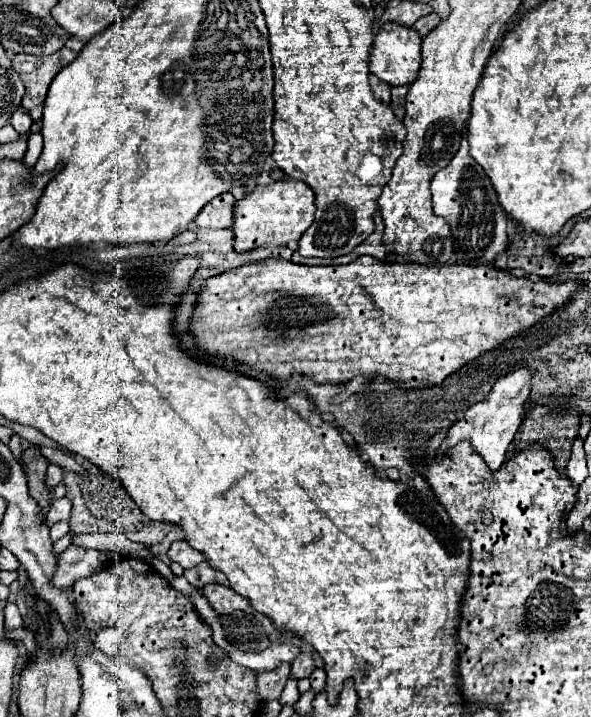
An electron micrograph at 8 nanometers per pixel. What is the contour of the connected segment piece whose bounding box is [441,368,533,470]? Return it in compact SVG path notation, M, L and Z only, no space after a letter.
M519 368L519 370L511 372L511 374L501 376L493 384L493 388L485 396L485 400L473 404L465 412L465 416L449 430L441 450L449 450L459 440L471 440L473 448L483 456L487 466L491 470L499 470L499 466L507 458L507 448L513 442L513 436L515 436L515 432L517 432L517 428L519 428L519 424L523 420L525 404L527 404L527 398L531 394L531 378L533 378L533 372L529 368Z

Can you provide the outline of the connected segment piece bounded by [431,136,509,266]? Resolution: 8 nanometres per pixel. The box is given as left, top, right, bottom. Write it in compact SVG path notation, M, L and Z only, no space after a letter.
M463 136L459 152L453 156L449 166L439 170L431 180L433 210L435 214L447 218L453 232L453 246L459 262L469 266L491 264L497 254L507 250L507 214L497 200L497 192L489 182L489 176L473 158L469 158L469 144Z

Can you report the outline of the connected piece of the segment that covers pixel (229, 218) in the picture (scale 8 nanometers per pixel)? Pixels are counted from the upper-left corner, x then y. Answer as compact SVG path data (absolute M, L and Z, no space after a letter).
M231 192L219 194L203 206L197 214L195 224L201 228L231 228L233 226L233 204L235 198Z

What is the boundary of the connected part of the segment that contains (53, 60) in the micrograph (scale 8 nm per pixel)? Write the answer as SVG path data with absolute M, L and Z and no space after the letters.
M61 48L59 52L51 56L29 56L29 54L17 54L13 56L13 70L19 74L19 78L25 84L25 96L23 96L23 108L29 110L33 120L39 120L43 114L43 102L49 90L49 84L57 76L61 68L71 64L75 60L75 52L69 48Z

